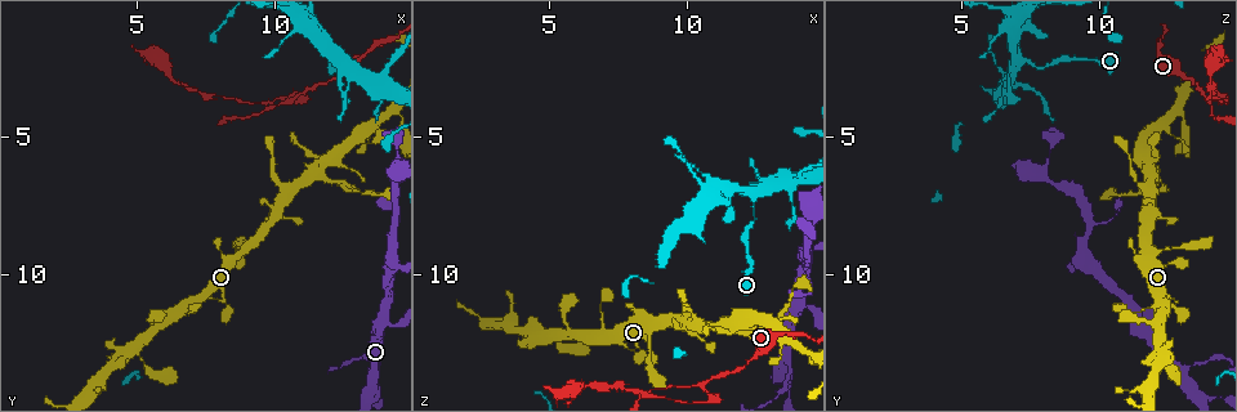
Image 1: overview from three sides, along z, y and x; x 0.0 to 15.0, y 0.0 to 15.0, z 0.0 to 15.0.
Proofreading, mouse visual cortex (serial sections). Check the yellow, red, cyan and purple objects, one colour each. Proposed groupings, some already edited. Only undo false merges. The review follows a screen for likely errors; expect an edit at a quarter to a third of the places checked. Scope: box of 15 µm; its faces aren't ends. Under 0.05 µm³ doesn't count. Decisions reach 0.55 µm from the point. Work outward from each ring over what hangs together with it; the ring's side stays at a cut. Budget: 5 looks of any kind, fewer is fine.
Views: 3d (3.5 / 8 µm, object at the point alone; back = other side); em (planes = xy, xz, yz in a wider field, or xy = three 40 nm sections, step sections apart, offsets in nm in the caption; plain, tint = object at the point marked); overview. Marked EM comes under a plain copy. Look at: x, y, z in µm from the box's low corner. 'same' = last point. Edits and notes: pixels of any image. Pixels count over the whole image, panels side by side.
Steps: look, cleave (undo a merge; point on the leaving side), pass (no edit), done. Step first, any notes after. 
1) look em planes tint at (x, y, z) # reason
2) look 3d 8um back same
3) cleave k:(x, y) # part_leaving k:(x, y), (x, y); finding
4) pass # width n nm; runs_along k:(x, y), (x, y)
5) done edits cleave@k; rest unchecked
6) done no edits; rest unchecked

look 3d 3.5um at (11.5, 6.4, 12.1) # abrupt turn

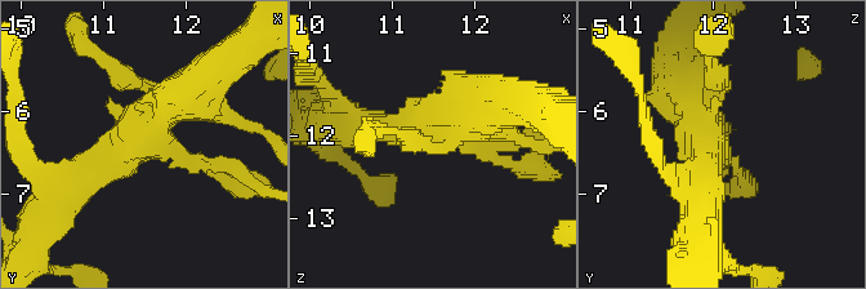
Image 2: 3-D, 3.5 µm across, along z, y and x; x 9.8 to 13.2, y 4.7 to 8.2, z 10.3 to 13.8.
look em xy step 3 tint at (11.60, 6.35, 12.05) # shape alone is not enough

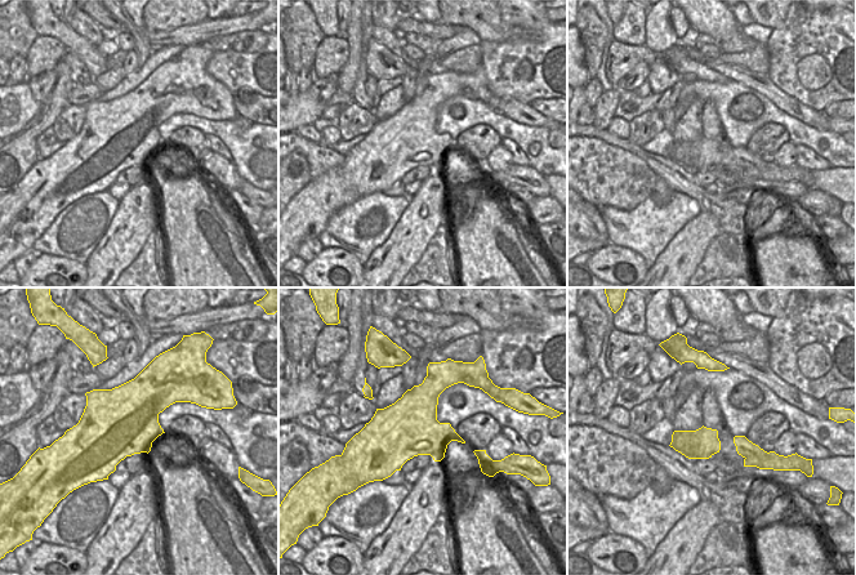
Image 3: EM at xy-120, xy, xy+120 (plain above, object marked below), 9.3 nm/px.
cleave 2:(538, 136) # arm_widths 150, 150, 400, 600 nm; border 3:(767, 453), (761, 458), (745, 459); a second cell is stuck on

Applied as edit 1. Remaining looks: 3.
look overview # see it whole again

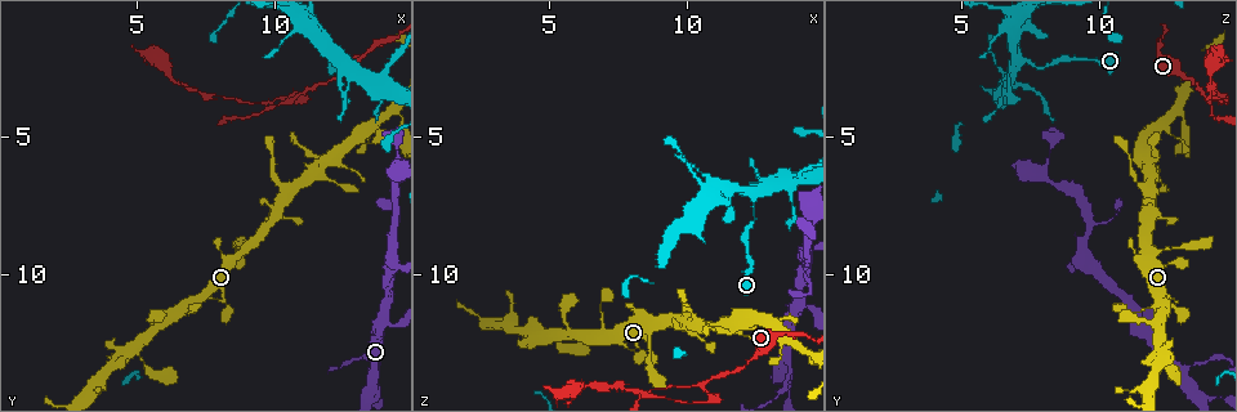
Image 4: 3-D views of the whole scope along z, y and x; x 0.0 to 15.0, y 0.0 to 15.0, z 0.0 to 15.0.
look em xy step 3 tint at (10.6, 3.6, 14.1) # two arms in line, one across

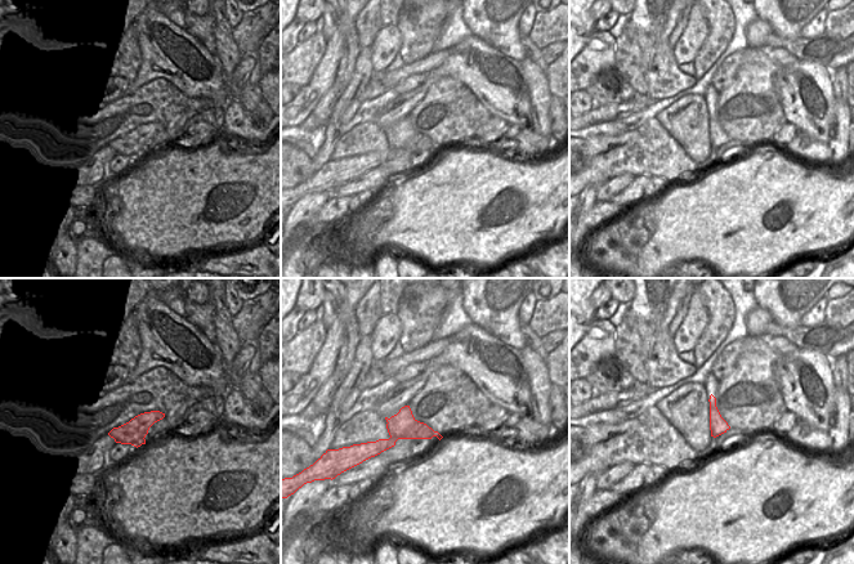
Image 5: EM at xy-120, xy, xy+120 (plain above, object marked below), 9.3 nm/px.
look 3d 3.5um same

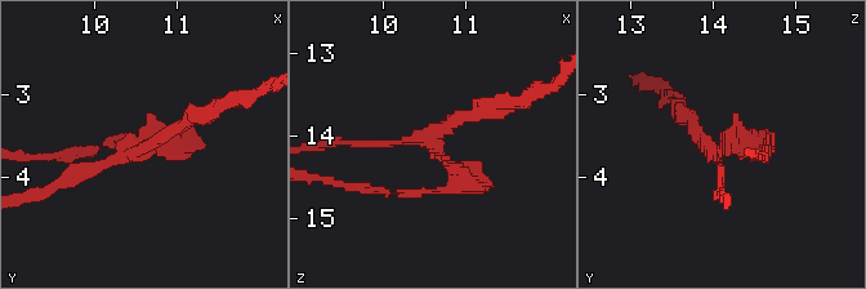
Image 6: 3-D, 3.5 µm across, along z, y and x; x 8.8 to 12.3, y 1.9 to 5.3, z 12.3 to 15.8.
cleave 6:(763, 138) # arm_widths 150, 200, 200 nm; part_leaving 6:(724, 150), (744, 138), (771, 150); a second cell is stuck on

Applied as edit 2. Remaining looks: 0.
done edits cleave@2, cleave@6; rest unchecked

